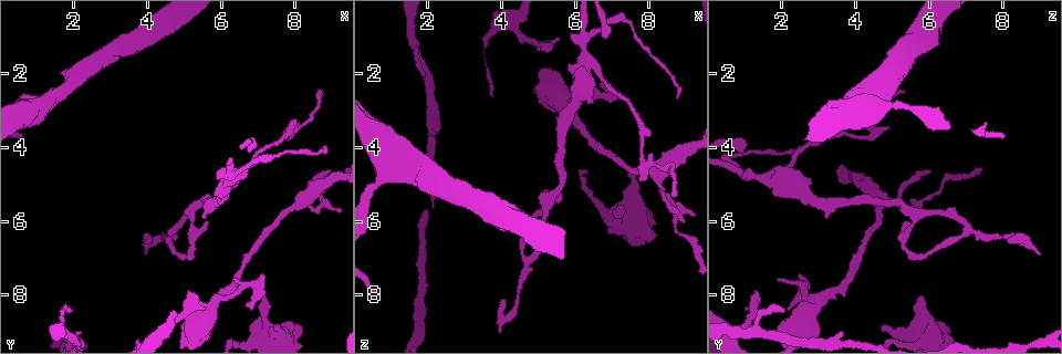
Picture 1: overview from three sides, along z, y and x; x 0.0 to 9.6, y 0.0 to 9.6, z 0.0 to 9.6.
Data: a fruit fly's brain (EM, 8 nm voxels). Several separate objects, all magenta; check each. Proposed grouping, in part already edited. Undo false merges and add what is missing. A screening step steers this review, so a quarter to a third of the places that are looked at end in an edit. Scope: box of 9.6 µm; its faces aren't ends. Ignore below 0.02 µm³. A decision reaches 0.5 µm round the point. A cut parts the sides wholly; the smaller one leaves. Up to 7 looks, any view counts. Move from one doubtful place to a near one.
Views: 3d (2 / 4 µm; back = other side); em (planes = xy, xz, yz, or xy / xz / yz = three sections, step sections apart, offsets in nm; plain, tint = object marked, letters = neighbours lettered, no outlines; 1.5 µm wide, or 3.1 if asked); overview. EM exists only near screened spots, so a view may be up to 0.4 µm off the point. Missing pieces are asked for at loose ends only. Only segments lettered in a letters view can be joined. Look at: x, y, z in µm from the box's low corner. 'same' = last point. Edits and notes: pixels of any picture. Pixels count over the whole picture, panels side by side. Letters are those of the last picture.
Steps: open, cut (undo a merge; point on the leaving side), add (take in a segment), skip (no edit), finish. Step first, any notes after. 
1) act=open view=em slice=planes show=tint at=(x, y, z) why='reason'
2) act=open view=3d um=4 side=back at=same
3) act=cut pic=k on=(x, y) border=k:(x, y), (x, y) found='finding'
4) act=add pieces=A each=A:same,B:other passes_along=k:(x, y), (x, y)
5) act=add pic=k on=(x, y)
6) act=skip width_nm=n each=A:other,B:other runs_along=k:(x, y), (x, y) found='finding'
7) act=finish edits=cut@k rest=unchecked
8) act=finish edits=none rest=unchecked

act=open view=3d um=2 side=back at=(5.80, 5.35, 1.75) why='branch stops here'

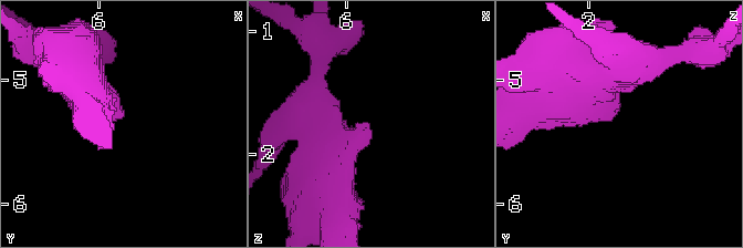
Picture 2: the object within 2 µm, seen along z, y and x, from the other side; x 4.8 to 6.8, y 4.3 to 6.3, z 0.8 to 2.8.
act=open view=em slice=planes show=letters at=(5.82, 5.32, 1.82) why='now the EM'

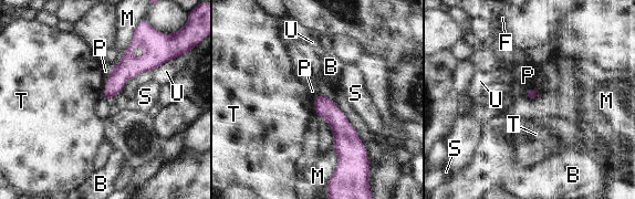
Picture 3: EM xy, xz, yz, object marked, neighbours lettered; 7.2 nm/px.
act=skip each=B:other,F:other,M:other,P:other,S:other,T:other,U:other found='none of them fits'

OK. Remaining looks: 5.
act=open view=em slice=xz step=8 show=letters at=(5.10, 7.90, 1.30) why='free end'

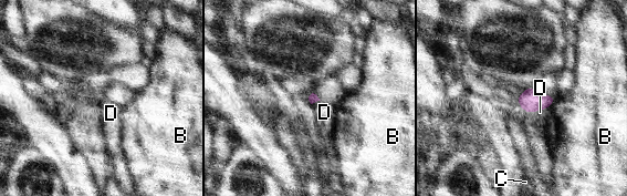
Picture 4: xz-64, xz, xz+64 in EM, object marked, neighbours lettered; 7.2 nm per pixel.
act=open view=em slice=planes show=letters at=same

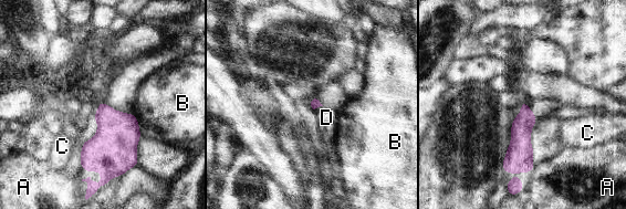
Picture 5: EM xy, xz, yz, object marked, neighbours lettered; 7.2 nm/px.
act=skip each=A:other,B:other,C:other,D:other found='none of them fits'

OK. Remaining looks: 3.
act=open view=em slice=xy step=8 show=letters at=(6.85, 8.40, 2.25)

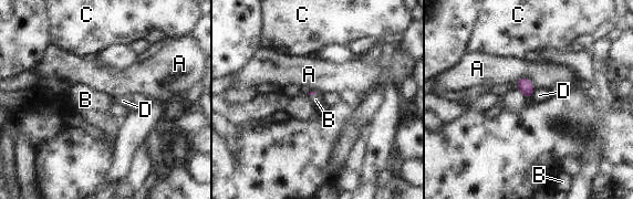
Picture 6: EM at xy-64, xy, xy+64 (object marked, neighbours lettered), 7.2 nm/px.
act=open view=em slice=planes show=letters at=same why='cut it another way'

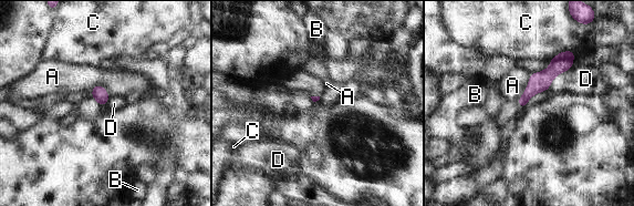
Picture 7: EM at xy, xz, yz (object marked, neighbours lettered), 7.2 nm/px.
act=add pic=7 on=(503, 112) each=A:other,B:same,C:other,D:other passes_along=7:(538, 82), (518, 103), (503, 112) found='the cell continues'

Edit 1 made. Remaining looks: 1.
act=finish edits=add@7 rest=unchecked

